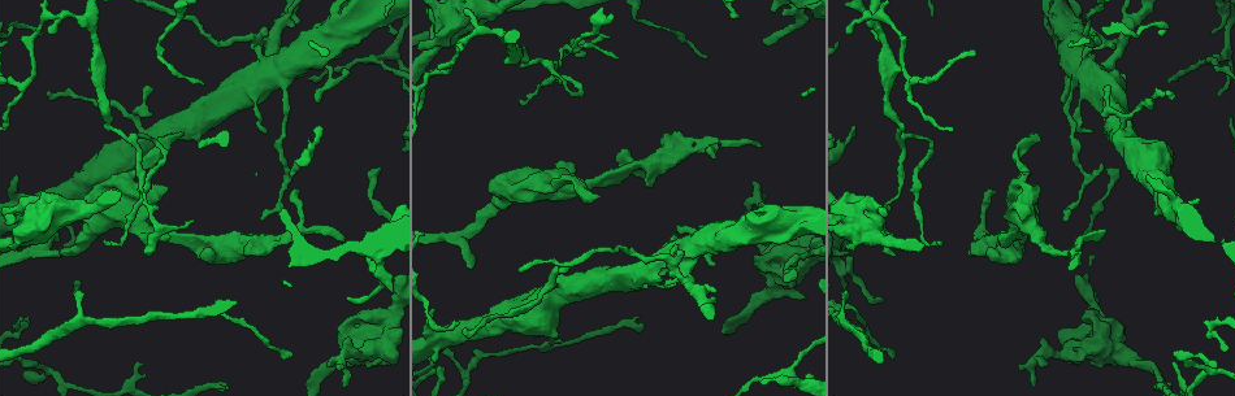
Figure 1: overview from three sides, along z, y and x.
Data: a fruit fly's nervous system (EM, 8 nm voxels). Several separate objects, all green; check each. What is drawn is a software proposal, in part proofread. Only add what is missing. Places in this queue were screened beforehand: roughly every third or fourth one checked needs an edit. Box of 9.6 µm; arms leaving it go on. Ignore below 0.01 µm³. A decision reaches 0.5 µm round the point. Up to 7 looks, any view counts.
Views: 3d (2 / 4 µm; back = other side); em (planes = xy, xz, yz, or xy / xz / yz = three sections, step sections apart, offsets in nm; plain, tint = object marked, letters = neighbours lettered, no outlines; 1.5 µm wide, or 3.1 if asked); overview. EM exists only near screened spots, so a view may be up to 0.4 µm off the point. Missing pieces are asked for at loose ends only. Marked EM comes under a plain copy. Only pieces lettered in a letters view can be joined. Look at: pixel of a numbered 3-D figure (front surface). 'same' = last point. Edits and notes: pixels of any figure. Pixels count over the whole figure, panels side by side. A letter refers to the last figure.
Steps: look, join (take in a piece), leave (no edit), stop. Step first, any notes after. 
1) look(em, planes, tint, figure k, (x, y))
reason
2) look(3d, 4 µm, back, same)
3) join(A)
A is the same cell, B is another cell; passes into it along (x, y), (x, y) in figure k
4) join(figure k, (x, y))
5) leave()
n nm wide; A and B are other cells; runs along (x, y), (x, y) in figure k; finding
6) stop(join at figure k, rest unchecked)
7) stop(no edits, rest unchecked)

look(3d, 2 µm, figure 1, (1102, 230))
tapers out

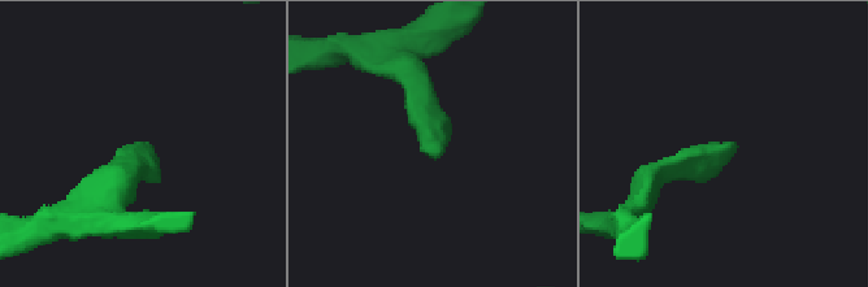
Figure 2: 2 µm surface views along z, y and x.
look(em, planes, letters, figure 2, (434, 158))

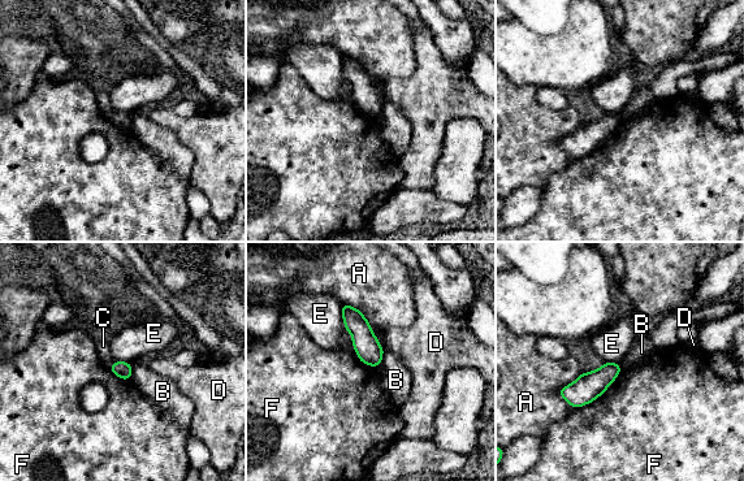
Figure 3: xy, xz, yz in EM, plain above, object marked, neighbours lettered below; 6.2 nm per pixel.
leave()
F touches over 380 nm; A, B, C, D, E and F are other cells; border along (116, 362), (108, 367) in figure 3; no lettered piece goes on from it

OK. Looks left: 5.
look(em, xz, step 4, letters, figure 1, (1177, 364))

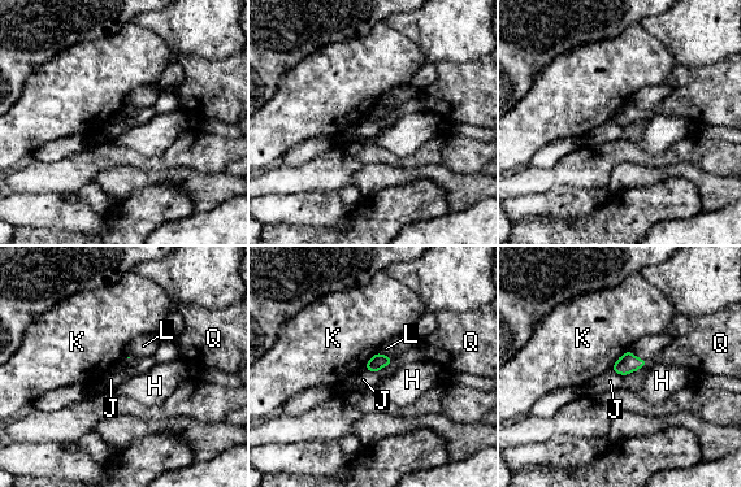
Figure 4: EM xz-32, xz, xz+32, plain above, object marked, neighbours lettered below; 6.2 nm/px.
look(em, planes, letters, same)
cut it another way

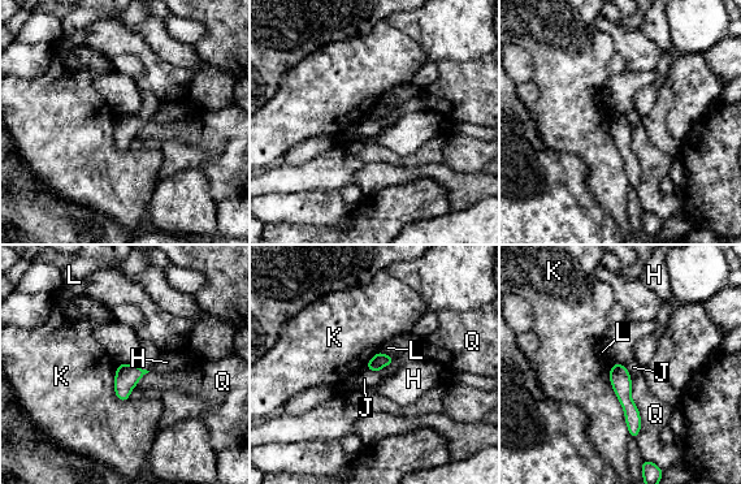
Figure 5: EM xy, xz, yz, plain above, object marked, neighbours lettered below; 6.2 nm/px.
leave()
K touches over 460 nm; H, J, K, L and Q are other cells; border along (365, 367), (377, 372) in figure 5; no lettered piece goes on from it

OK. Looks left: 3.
look(3d, 4 µm, figure 1, (1033, 383))

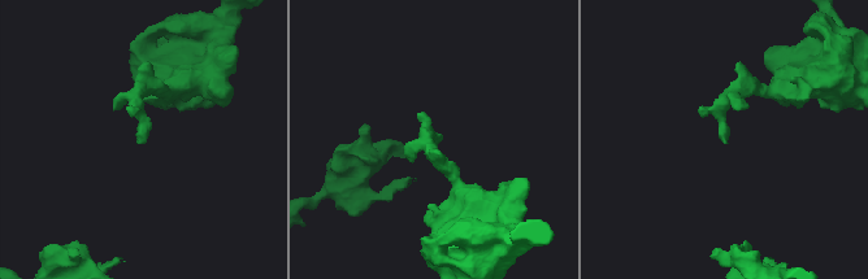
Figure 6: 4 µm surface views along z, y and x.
look(em, planes, tint, figure 6, (435, 140))

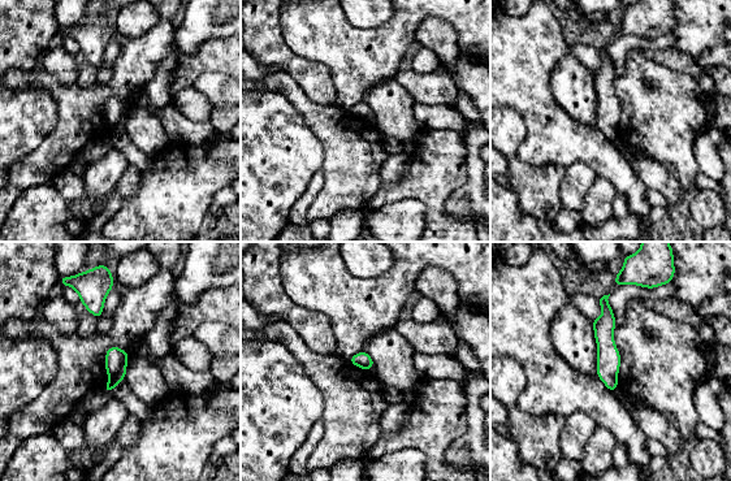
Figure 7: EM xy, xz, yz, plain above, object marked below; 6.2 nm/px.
look(em, planes, letters, same)
see the neighbours

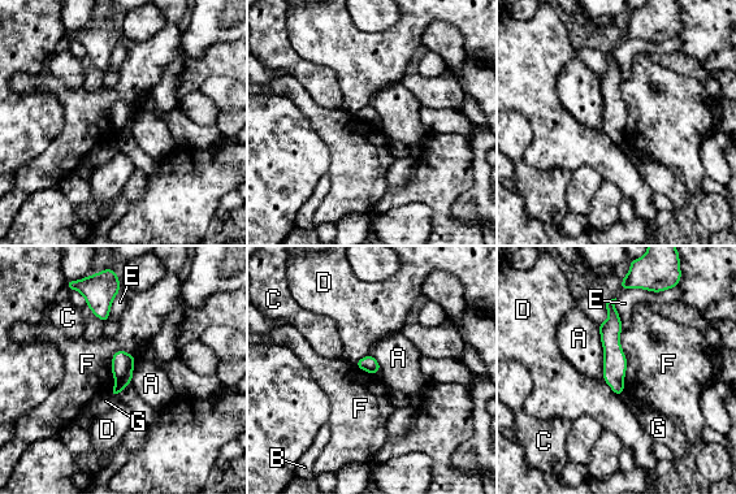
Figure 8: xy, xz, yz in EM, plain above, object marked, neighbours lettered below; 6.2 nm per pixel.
leave()
A, B, C, D, E, F and G are other cells; border along (122, 349), (112, 356), (109, 391) in figure 8; no lettered piece goes on from it

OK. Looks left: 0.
stop(no edits, rest unchecked)

